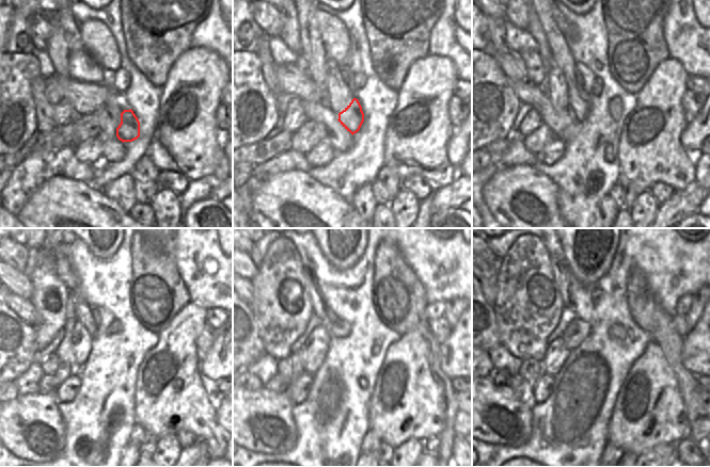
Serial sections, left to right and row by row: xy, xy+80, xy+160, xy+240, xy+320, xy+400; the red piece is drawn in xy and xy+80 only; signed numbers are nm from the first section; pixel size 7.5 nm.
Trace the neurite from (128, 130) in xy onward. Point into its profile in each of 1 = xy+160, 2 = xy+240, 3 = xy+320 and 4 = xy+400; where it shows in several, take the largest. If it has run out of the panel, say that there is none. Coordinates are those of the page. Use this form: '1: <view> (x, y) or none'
1: xy+160 (579, 108)
2: xy+240 (82, 312)
3: xy+320 (320, 308)
4: xy+400 (559, 269)

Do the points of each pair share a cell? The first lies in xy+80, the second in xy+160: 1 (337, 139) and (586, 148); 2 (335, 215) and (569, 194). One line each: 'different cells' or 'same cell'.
1: different cells
2: different cells

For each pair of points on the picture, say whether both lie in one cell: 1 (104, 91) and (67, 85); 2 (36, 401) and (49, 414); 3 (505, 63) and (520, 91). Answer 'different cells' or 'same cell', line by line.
1: same cell
2: same cell
3: different cells

